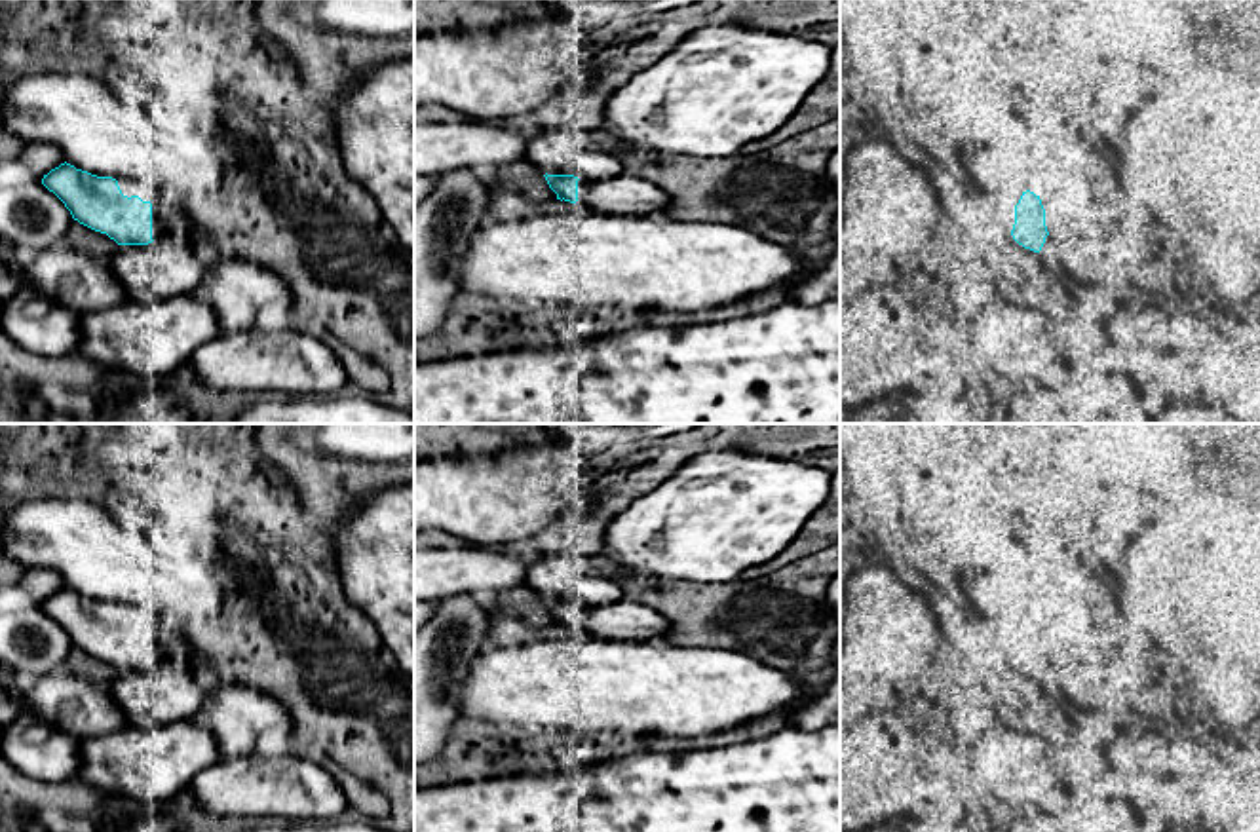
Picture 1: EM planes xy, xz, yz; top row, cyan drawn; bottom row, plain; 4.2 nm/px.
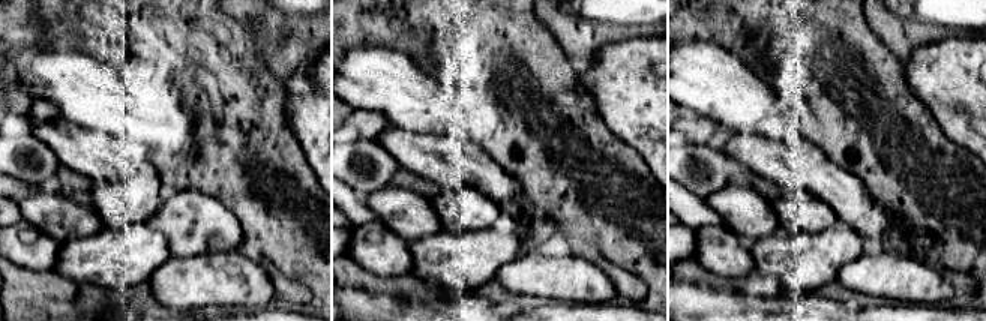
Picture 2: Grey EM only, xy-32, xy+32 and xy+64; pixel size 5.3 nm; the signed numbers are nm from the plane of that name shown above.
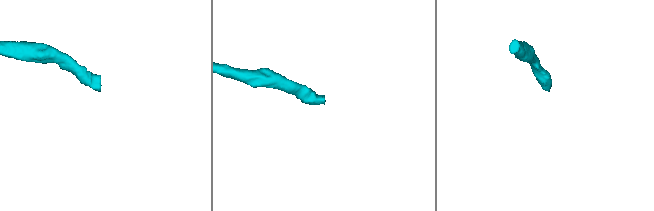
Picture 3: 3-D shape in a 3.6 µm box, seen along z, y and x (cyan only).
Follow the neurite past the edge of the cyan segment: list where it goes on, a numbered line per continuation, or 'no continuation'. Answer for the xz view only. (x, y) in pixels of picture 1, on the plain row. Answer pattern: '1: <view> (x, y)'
1: xz (624, 618)

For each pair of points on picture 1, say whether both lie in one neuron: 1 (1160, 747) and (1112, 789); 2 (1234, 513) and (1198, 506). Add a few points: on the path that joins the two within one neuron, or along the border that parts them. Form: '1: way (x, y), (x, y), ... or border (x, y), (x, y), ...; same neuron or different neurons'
1: border (1135, 768), (1160, 775), (1181, 775); different neurons
2: way (1224, 510), (1207, 506); same neuron

